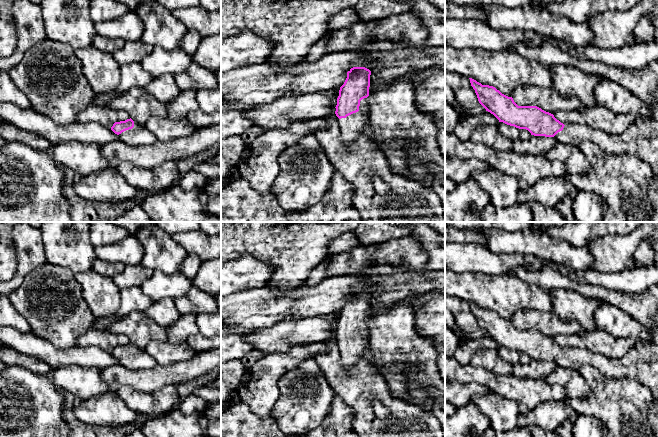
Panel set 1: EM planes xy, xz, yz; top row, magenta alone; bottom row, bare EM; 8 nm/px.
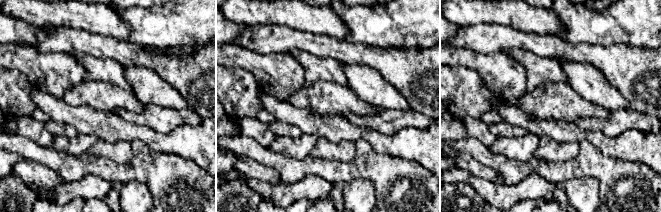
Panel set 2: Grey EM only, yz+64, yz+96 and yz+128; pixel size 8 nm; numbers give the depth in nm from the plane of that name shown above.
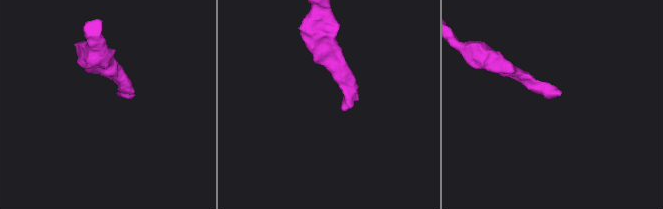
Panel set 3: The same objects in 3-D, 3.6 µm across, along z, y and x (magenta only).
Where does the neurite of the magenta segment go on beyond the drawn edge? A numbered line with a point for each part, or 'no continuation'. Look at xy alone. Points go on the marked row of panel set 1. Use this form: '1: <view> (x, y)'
1: xy (139, 135)

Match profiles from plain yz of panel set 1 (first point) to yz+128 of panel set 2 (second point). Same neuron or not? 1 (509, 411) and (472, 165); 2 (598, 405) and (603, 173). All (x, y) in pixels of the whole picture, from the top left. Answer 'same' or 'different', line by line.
1: same
2: same

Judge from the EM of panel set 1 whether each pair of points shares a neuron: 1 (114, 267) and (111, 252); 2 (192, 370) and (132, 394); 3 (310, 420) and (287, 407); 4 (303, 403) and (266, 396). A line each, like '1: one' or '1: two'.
1: two
2: two
3: one
4: two

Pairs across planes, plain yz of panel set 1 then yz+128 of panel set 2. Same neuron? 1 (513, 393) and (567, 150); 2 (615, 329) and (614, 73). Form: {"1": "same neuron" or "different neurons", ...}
{"1": "different neurons", "2": "different neurons"}

